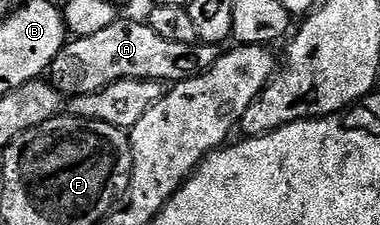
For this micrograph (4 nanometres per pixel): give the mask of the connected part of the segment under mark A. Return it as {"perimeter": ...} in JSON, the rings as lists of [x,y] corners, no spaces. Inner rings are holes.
{"perimeter":[[[120,19],[105,27],[105,31],[97,31],[97,35],[68,40],[50,67],[49,80],[71,97],[96,93],[118,81],[178,83],[205,75],[214,67],[220,55],[220,46],[208,41],[173,43],[173,39],[157,35],[146,20]]]}

